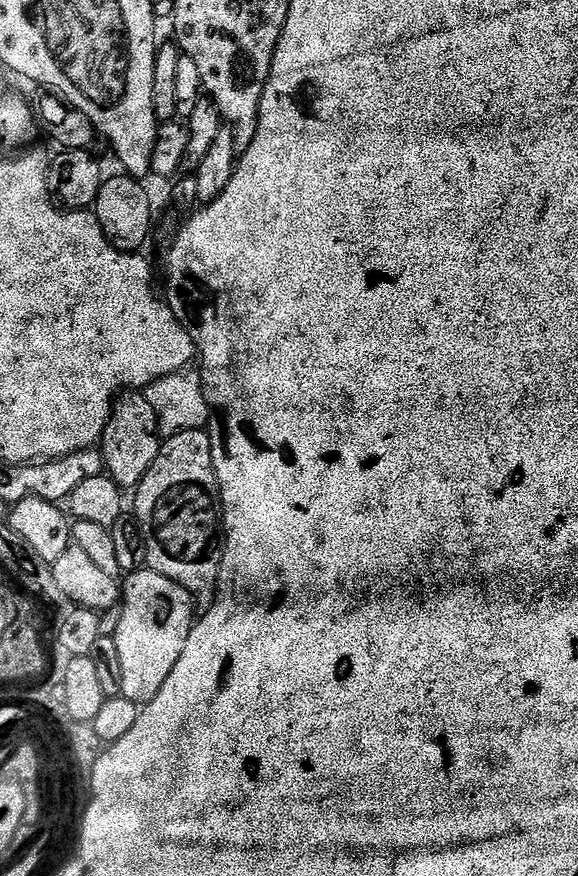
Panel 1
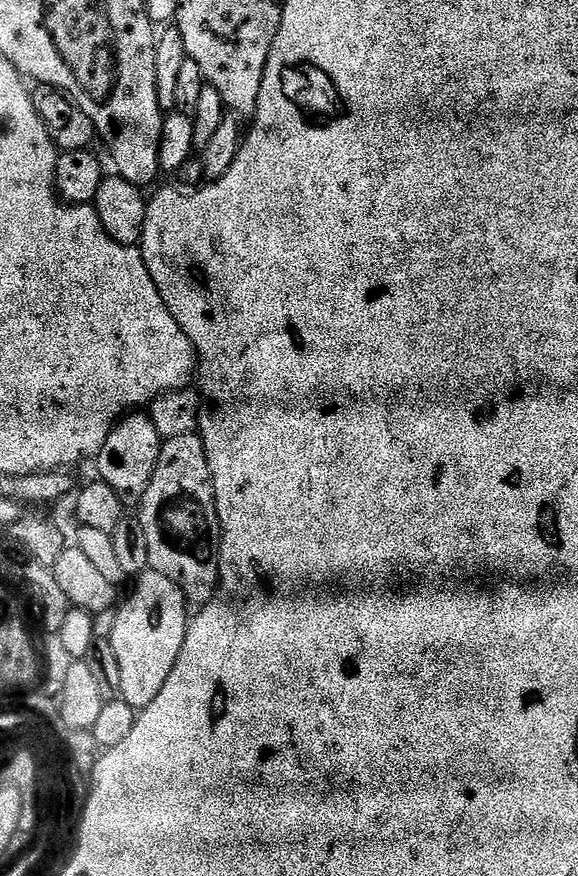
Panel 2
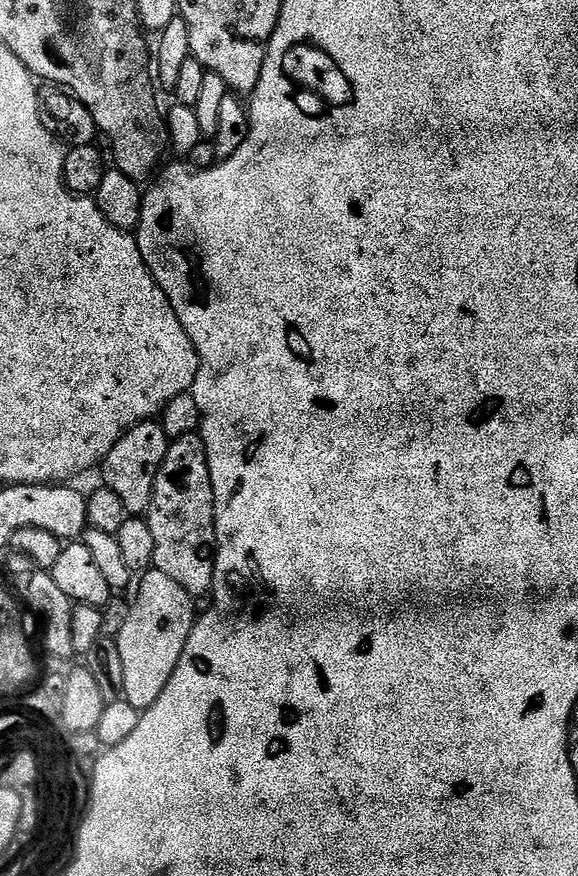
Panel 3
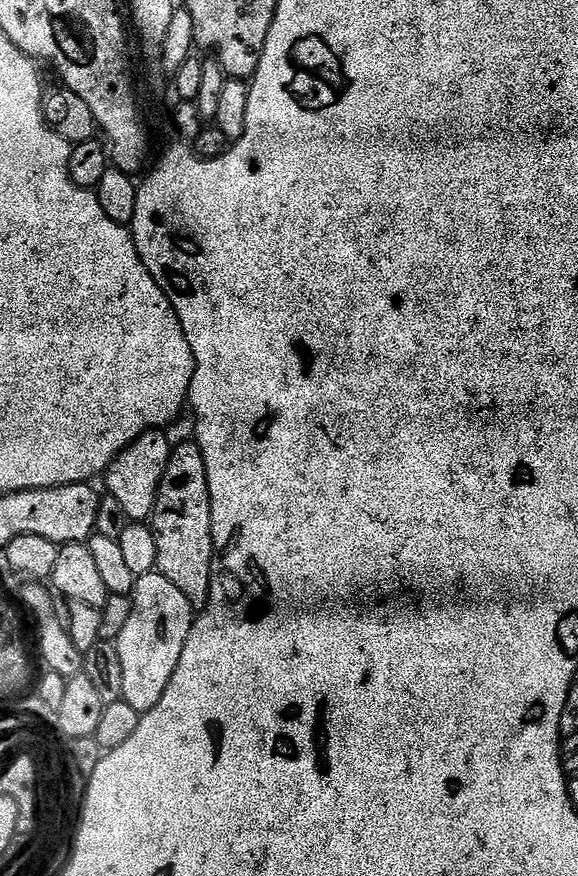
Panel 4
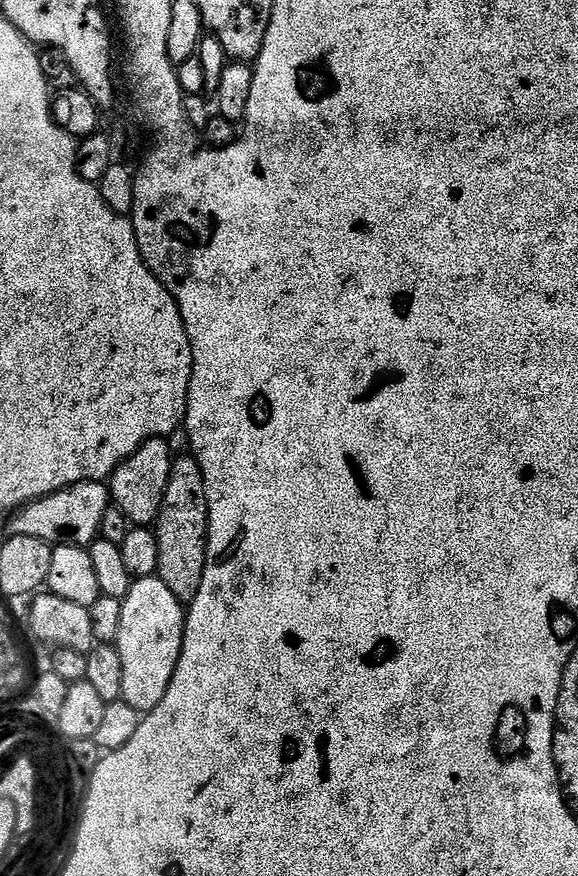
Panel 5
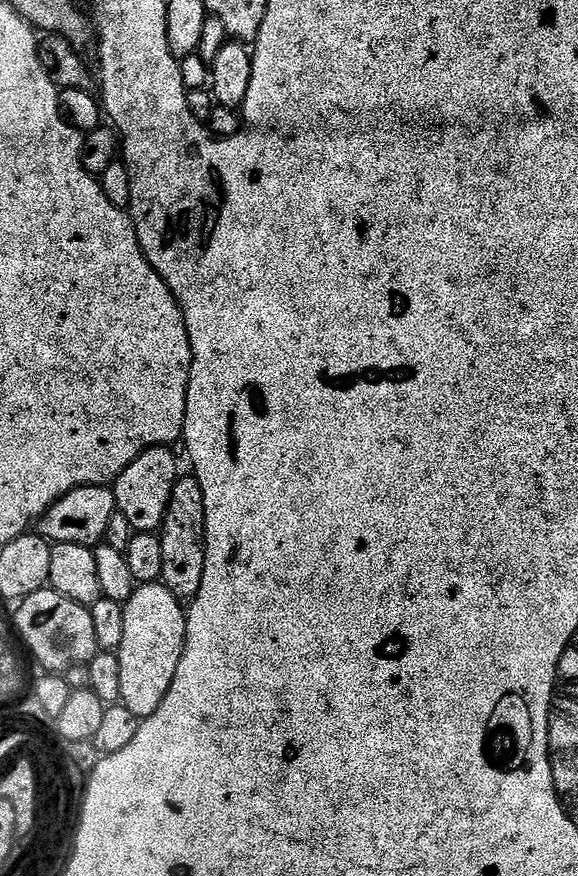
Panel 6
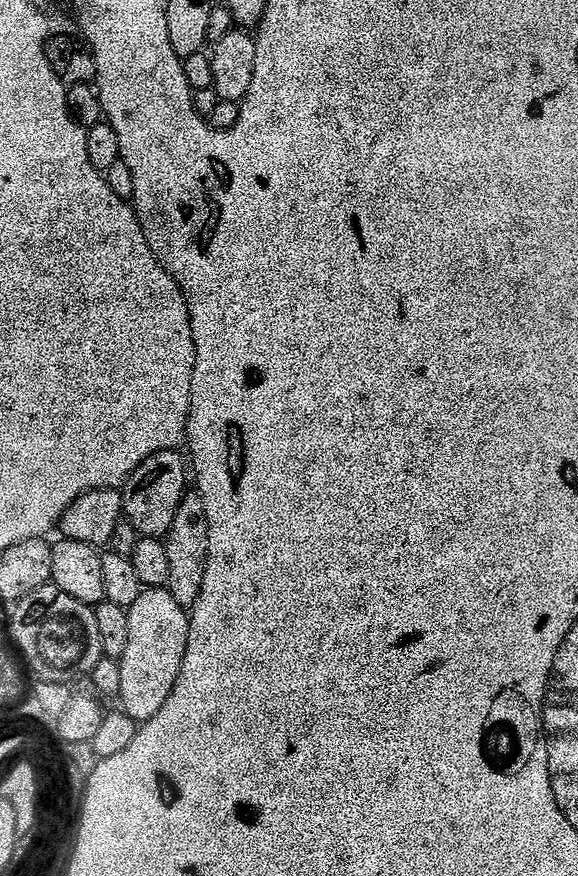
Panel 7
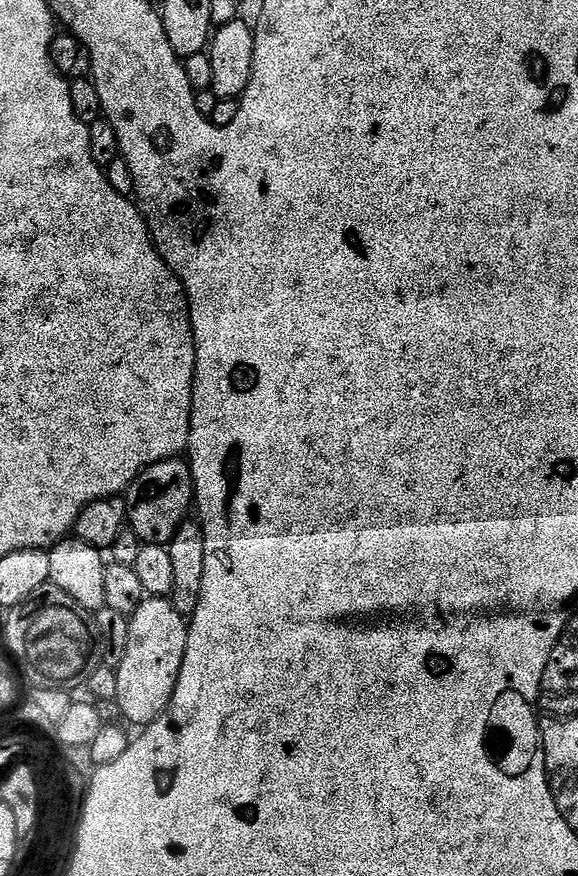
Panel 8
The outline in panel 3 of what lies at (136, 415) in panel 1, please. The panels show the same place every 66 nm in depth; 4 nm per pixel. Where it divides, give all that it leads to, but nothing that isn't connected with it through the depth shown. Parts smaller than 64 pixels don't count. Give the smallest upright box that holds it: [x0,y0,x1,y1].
[102,419,170,518]

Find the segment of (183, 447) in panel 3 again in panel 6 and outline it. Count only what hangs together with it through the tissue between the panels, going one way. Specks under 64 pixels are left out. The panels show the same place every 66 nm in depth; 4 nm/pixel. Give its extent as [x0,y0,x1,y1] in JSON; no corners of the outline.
[160,475,206,602]

